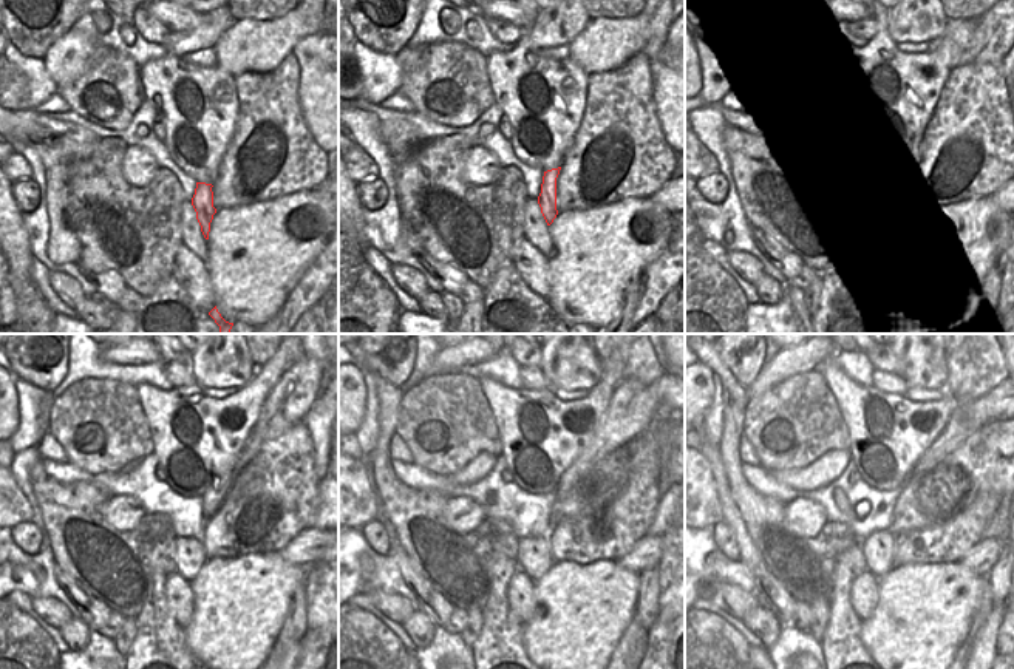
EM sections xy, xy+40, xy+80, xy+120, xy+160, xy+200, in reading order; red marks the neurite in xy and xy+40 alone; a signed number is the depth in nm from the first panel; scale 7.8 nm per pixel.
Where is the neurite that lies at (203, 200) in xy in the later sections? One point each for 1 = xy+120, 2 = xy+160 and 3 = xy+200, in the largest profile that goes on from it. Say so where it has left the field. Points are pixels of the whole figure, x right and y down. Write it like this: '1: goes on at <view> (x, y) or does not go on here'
1: goes on at xy+120 (212, 499)
2: goes on at xy+160 (631, 410)
3: goes on at xy+200 (957, 430)

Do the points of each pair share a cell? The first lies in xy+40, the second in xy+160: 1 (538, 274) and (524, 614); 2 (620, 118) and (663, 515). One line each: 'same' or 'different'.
1: same
2: different

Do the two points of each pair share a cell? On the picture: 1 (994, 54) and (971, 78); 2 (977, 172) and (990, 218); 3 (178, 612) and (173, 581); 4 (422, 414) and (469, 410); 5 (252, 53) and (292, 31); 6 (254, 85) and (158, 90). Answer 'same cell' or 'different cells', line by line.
1: different cells
2: different cells
3: same cell
4: same cell
5: same cell
6: different cells

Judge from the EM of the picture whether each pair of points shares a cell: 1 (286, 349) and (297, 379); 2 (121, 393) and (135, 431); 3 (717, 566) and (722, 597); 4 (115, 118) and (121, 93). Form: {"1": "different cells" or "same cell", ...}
{"1": "different cells", "2": "same cell", "3": "different cells", "4": "same cell"}

